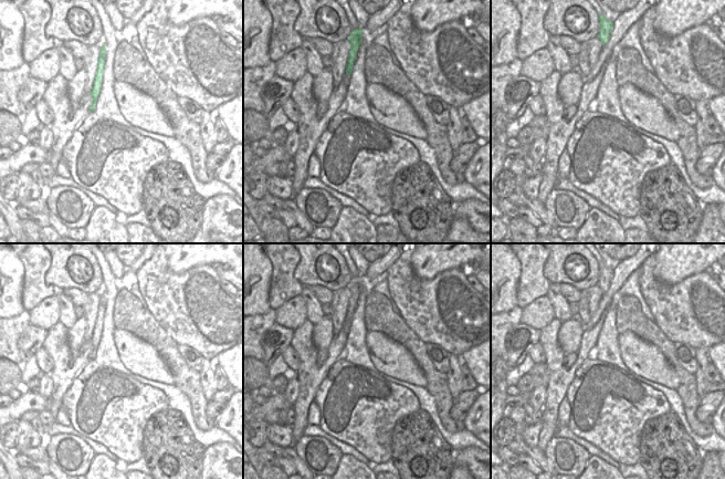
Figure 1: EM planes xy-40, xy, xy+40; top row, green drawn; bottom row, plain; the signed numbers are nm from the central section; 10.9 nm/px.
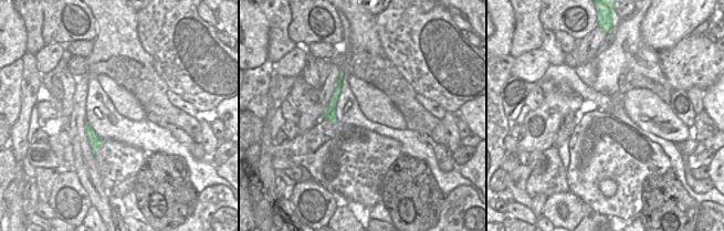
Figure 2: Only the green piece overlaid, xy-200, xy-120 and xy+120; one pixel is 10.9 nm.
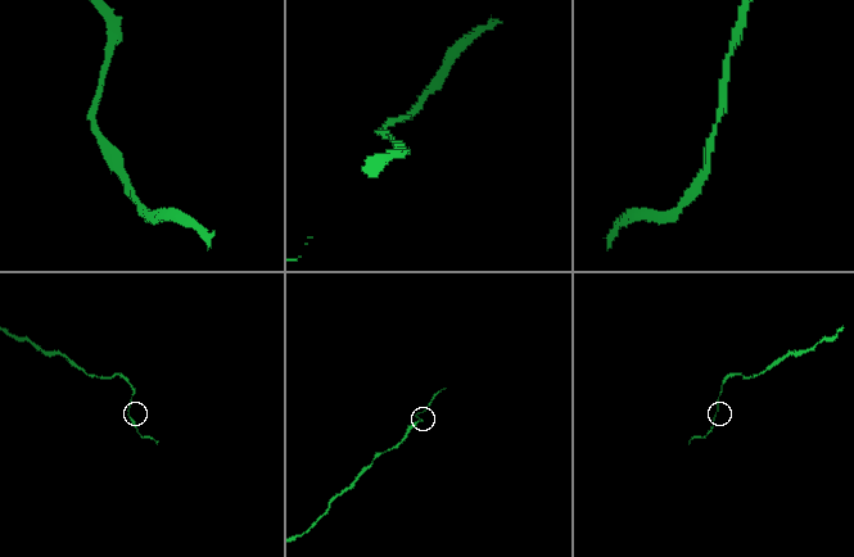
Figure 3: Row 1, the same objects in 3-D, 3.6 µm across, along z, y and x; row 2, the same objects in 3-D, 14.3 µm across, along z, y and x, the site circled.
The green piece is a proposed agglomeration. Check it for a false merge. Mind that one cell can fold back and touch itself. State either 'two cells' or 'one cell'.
one cell

